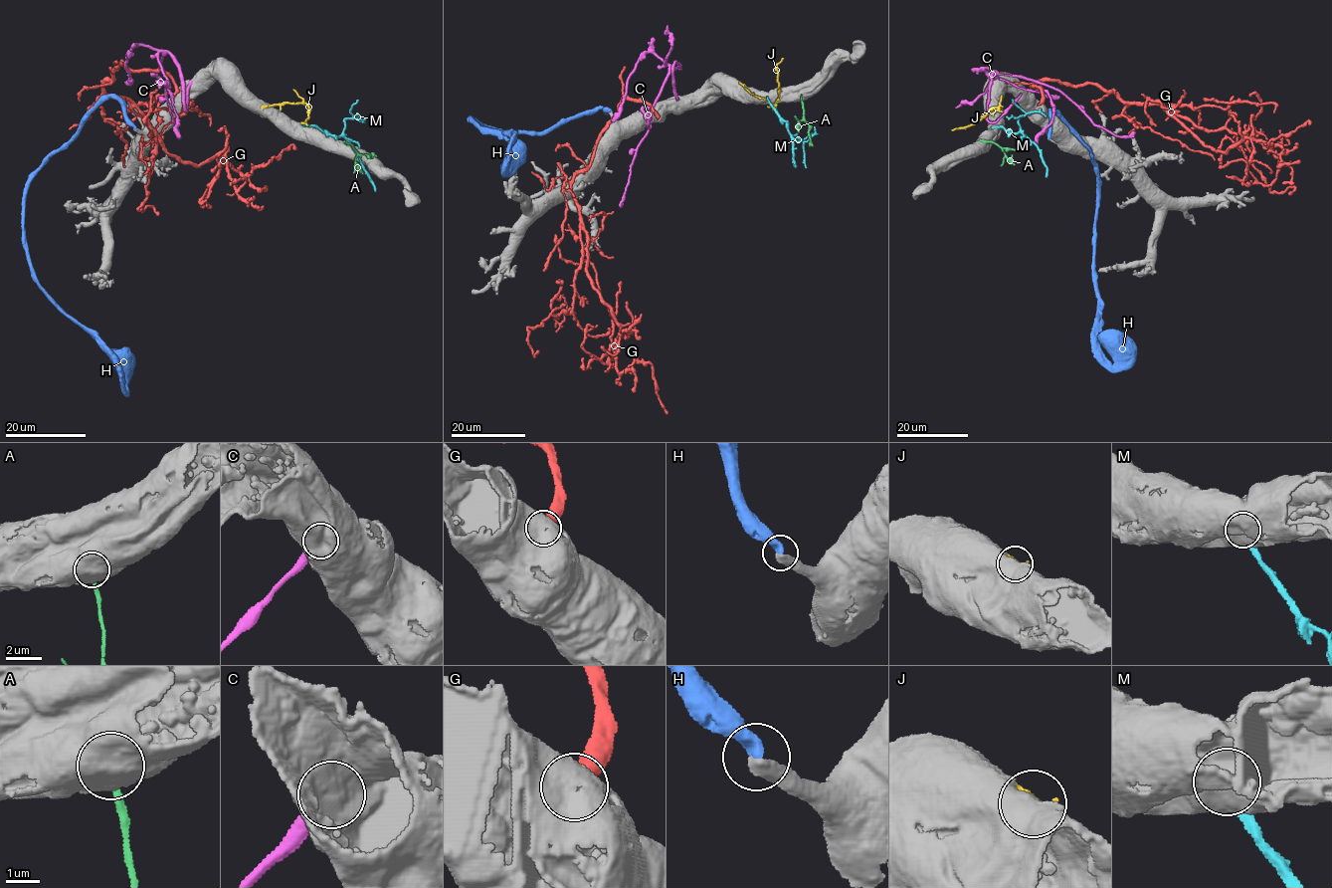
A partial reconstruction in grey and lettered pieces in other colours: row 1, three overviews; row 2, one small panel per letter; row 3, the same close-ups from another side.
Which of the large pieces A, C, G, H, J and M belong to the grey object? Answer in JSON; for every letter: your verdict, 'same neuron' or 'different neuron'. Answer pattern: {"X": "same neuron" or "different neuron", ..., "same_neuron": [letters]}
{"A": "different neuron", "C": "different neuron", "G": "different neuron", "H": "same neuron", "J": "different neuron", "M": "different neuron", "same_neuron": ["H"]}

